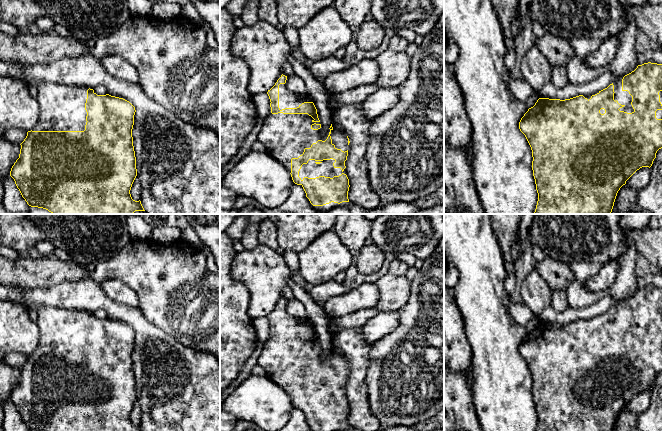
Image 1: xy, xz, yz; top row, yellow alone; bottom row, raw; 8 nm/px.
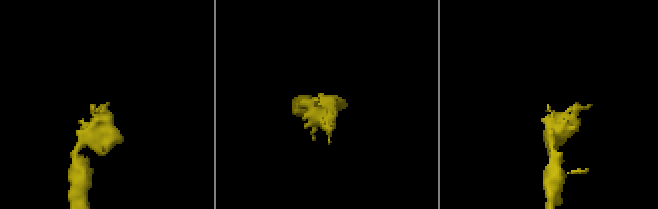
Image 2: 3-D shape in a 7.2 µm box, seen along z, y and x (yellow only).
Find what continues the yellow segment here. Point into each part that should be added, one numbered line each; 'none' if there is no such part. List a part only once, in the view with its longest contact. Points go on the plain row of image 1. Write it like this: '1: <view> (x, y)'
1: xz (311, 394)

